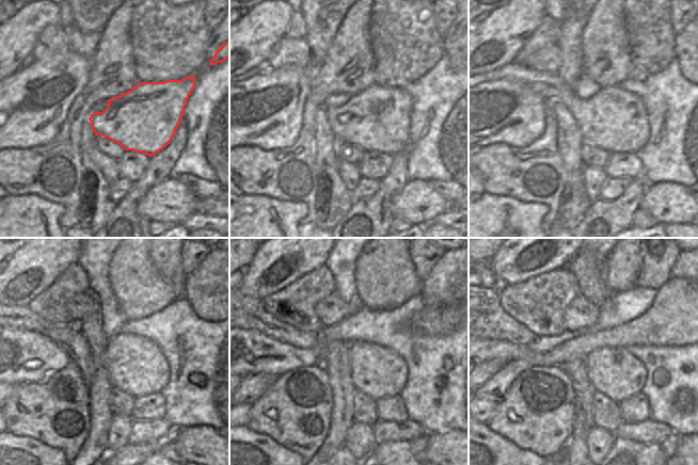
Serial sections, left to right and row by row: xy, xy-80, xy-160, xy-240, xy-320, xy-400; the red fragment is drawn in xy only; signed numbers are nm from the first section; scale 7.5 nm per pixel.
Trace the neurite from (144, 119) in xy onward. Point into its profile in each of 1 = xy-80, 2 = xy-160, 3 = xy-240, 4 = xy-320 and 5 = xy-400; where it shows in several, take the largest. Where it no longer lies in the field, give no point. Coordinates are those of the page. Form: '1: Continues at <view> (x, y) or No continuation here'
1: Continues at xy-80 (377, 119)
2: Continues at xy-160 (613, 119)
3: Continues at xy-240 (136, 365)
4: Continues at xy-320 (378, 372)
5: Continues at xy-400 (613, 371)

